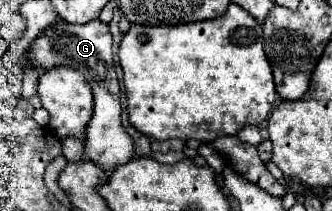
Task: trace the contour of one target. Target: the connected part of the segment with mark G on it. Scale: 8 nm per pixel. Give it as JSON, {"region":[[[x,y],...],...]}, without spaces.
{"region":[[[58,20],[58,24],[50,28],[50,32],[46,32],[46,36],[38,40],[38,44],[34,44],[34,60],[42,64],[42,70],[66,64],[78,72],[84,72],[92,90],[96,92],[96,114],[92,114],[84,134],[84,154],[90,162],[98,166],[116,168],[136,156],[134,140],[122,126],[120,84],[116,78],[114,58],[112,58],[112,34],[106,24],[94,20],[90,24],[78,26],[78,24],[64,24],[64,20]]]}

